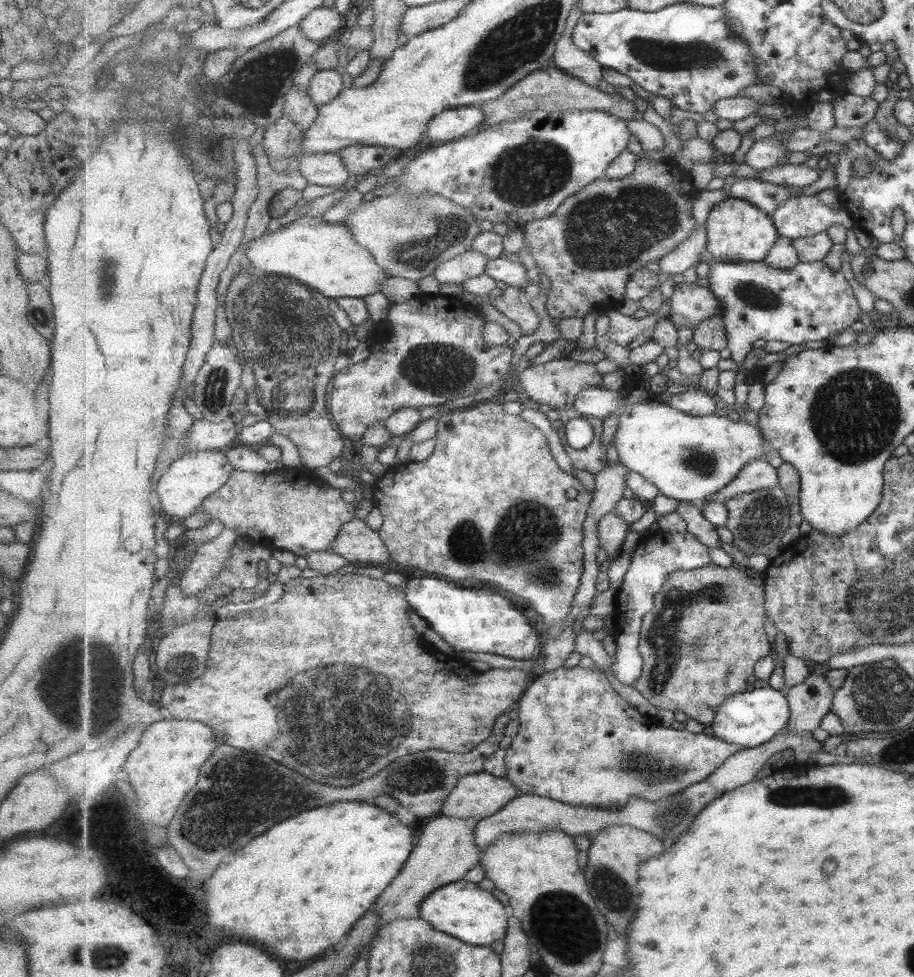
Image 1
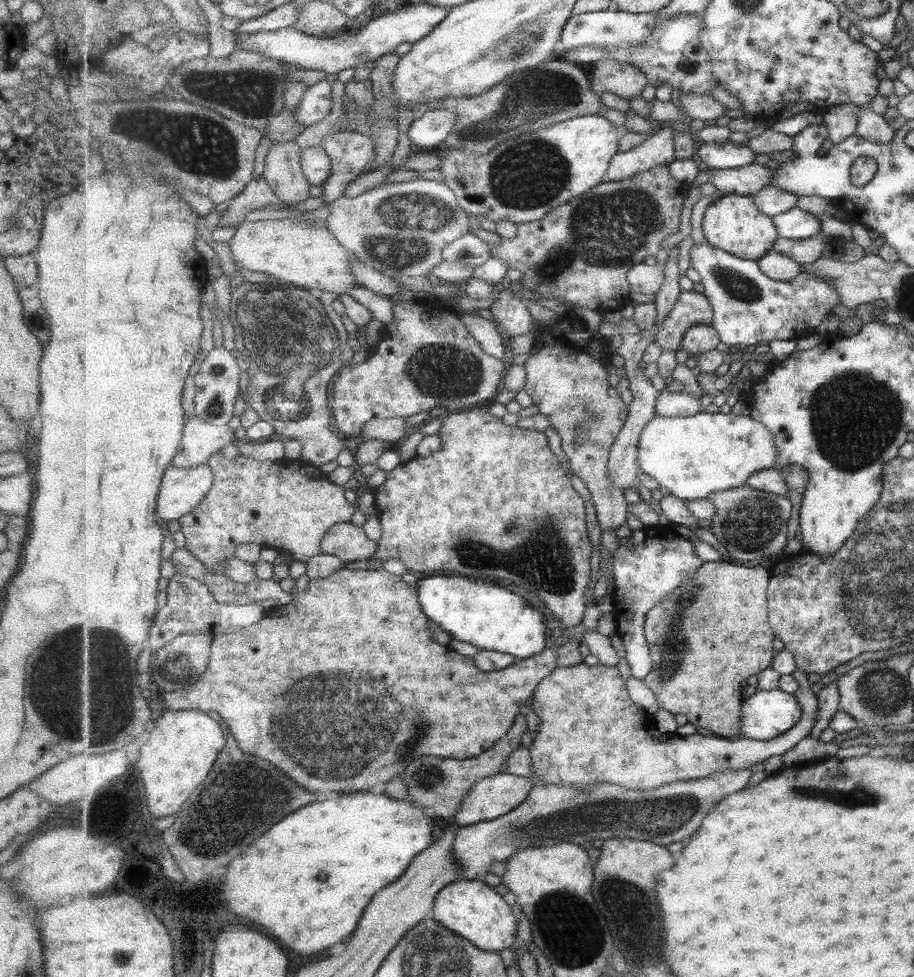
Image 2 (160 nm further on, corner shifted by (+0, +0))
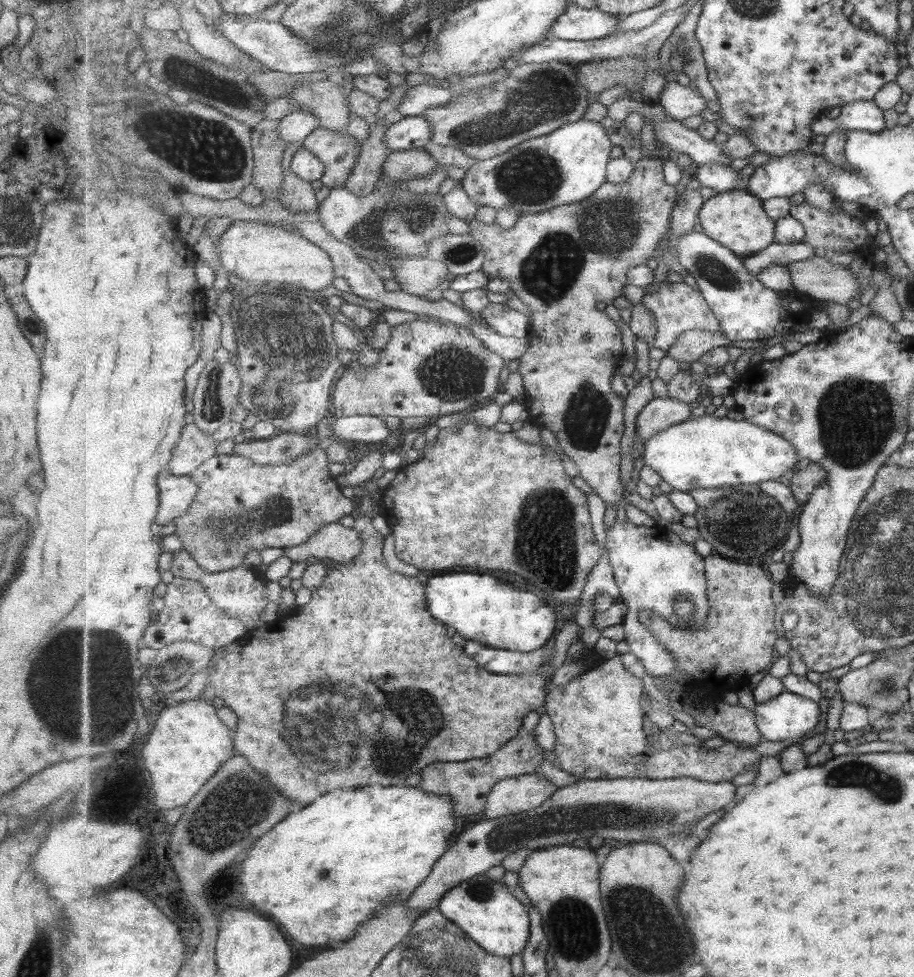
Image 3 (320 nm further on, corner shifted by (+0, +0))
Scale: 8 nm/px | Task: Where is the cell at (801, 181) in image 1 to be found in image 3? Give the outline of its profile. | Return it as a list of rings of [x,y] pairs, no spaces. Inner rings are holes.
[[[709,163],[698,166],[696,178],[700,184],[713,189],[716,194],[729,190],[748,191],[748,178],[739,179],[739,170],[734,170],[728,164]]]

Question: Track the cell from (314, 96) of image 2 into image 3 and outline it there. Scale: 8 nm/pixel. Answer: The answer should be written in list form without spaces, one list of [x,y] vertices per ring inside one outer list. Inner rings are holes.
[[[295,110],[279,121],[279,133],[288,146],[294,142],[304,142],[320,124],[319,118],[312,112]]]

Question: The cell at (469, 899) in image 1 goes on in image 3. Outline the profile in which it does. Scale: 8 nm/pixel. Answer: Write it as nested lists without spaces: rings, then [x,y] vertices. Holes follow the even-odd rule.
[[[486,873],[464,880],[440,900],[439,910],[458,924],[487,952],[497,956],[522,954],[532,938],[532,918],[527,907],[507,890],[503,880],[498,881]]]

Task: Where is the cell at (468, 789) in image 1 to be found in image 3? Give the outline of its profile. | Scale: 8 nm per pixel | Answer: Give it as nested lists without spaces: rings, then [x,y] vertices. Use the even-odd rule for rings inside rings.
[[[539,773],[506,778],[493,788],[482,815],[487,820],[529,812],[548,802],[559,789],[558,784]]]

